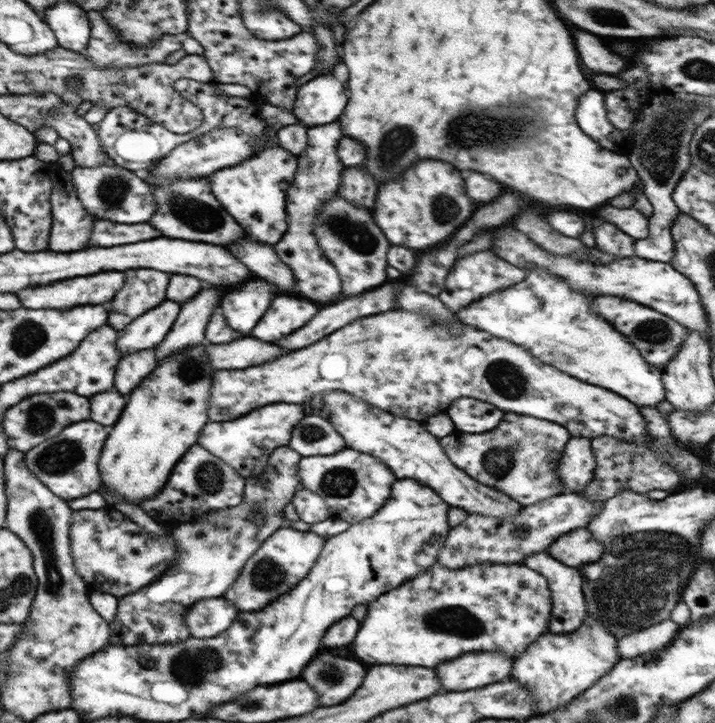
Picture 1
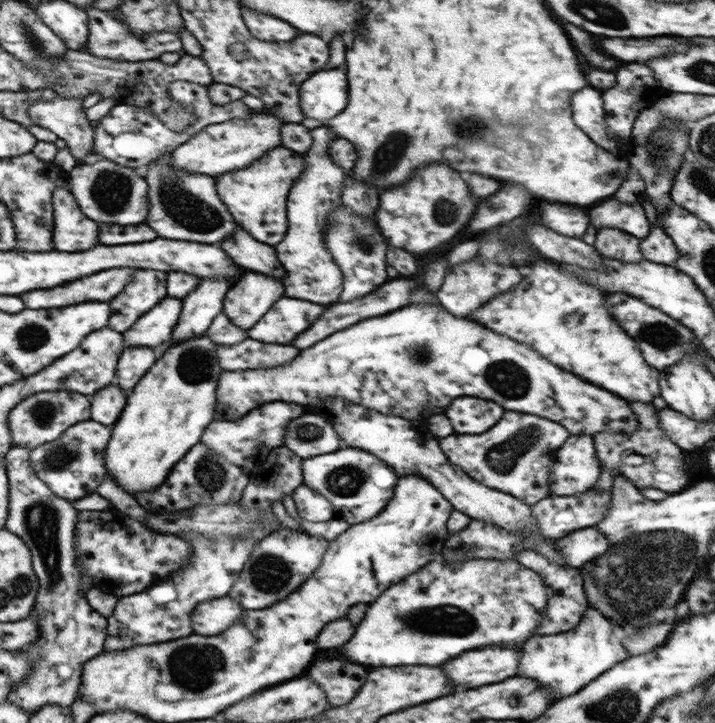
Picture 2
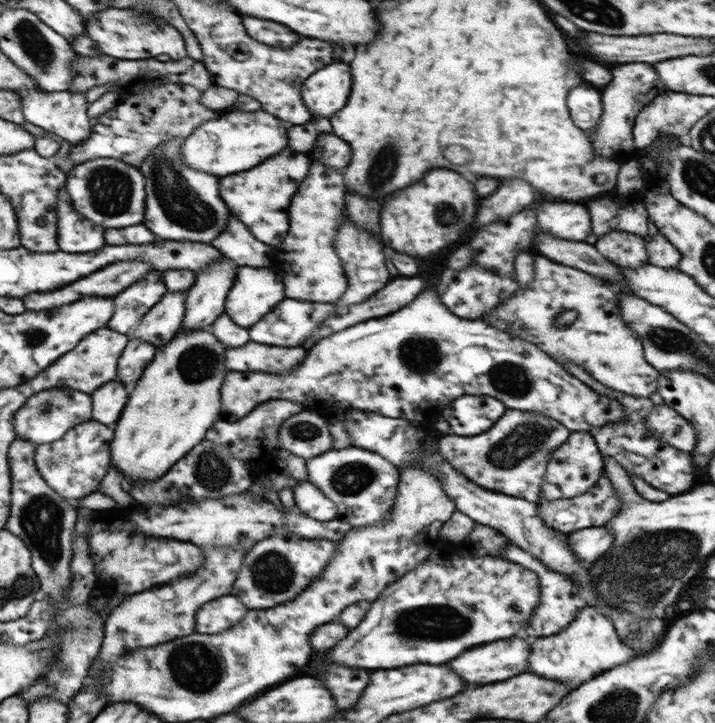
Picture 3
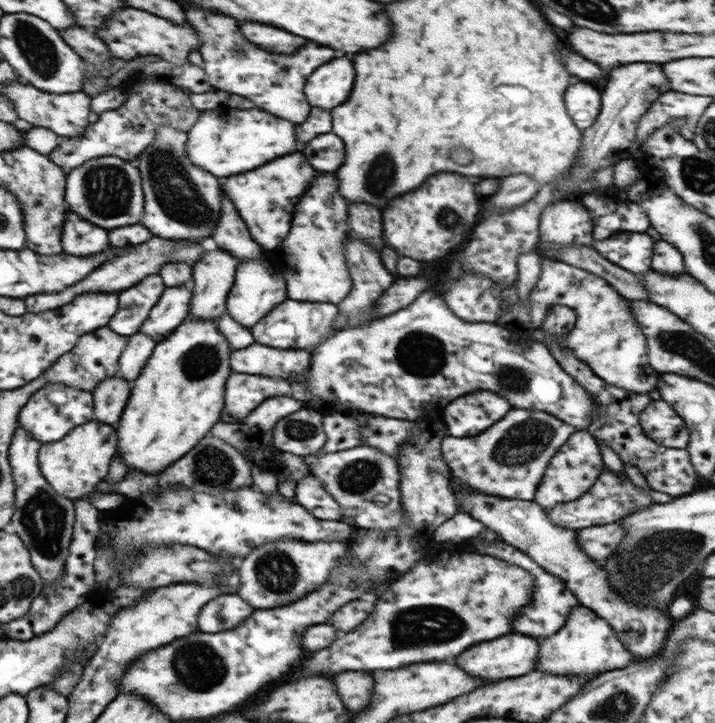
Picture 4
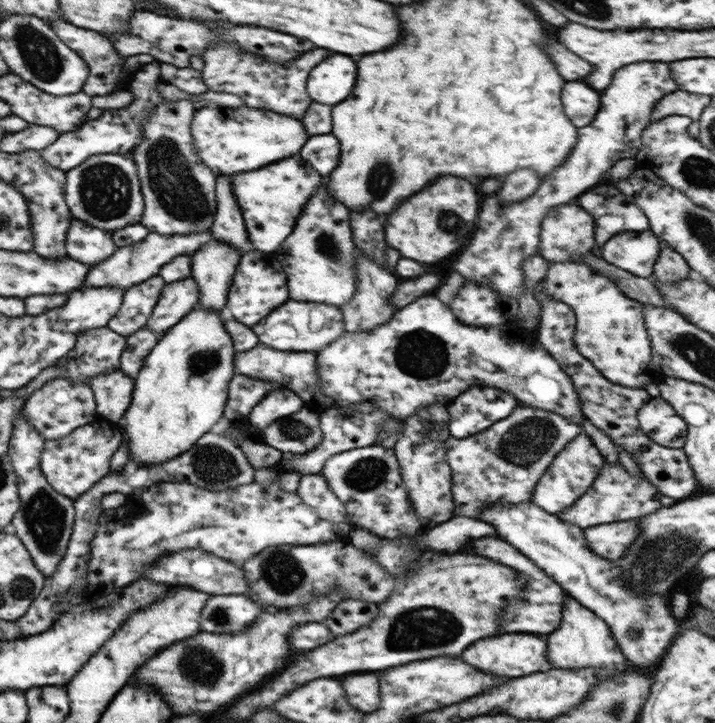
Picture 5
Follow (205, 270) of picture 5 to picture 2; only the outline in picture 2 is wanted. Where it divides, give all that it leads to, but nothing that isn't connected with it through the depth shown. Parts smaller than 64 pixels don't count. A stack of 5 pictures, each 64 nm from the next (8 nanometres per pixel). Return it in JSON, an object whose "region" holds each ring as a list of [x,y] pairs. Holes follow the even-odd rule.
{"region":[[[222,277],[200,279],[202,282],[186,298],[183,298],[182,312],[178,323],[172,331],[170,340],[153,347],[157,358],[160,358],[167,347],[184,342],[191,338],[205,335],[212,324],[214,316],[223,312],[224,296],[230,288],[230,282]]]}

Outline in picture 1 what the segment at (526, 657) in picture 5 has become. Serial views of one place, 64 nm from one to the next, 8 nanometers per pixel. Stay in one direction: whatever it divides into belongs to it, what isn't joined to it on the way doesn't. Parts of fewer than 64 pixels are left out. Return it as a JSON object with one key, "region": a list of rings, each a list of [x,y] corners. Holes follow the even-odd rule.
{"region":[[[494,652],[460,656],[448,664],[436,666],[436,674],[446,692],[464,692],[512,676],[514,659]]]}

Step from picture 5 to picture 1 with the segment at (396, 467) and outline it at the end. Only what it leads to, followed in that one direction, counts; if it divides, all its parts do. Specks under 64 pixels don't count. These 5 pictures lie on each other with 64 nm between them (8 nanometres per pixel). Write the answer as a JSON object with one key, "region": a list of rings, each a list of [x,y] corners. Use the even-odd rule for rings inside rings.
{"region":[[[345,448],[328,456],[302,457],[297,475],[300,486],[324,499],[330,508],[329,518],[338,518],[354,524],[374,516],[391,495],[396,475],[382,461],[372,455]]]}

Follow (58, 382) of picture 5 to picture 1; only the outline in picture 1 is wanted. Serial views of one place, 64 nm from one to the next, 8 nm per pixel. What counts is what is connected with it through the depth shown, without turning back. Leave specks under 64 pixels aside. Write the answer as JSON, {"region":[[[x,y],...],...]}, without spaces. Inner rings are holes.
{"region":[[[70,391],[54,392],[54,394],[36,394],[22,399],[18,404],[11,406],[3,414],[2,427],[7,435],[10,450],[28,452],[45,440],[54,438],[61,430],[68,426],[89,420],[91,415],[90,398]]]}

